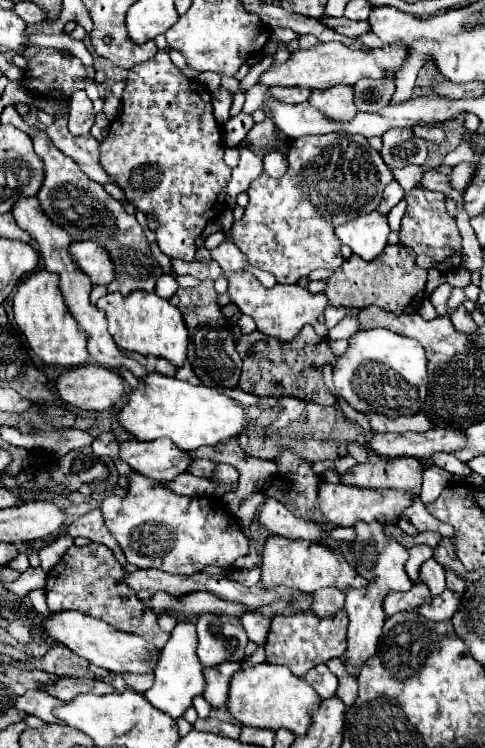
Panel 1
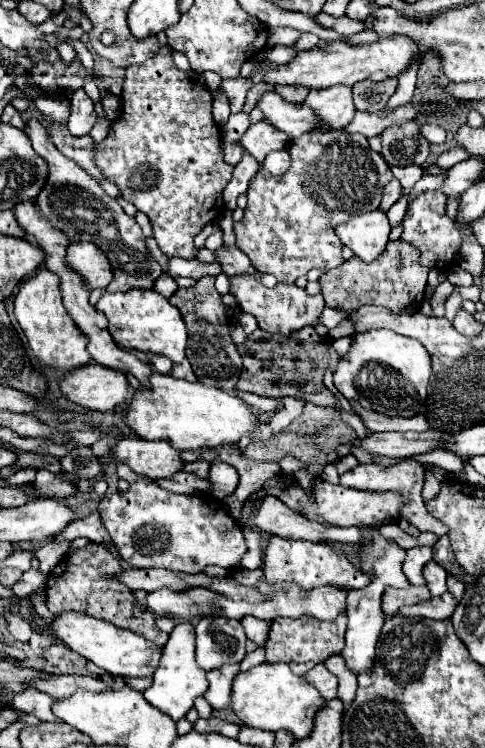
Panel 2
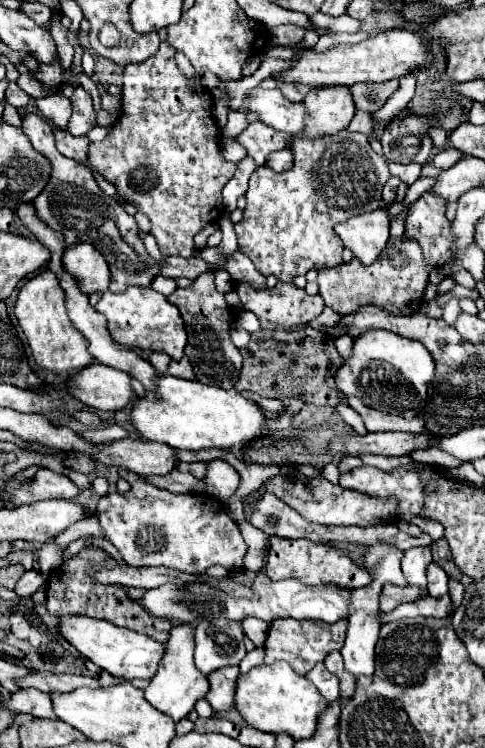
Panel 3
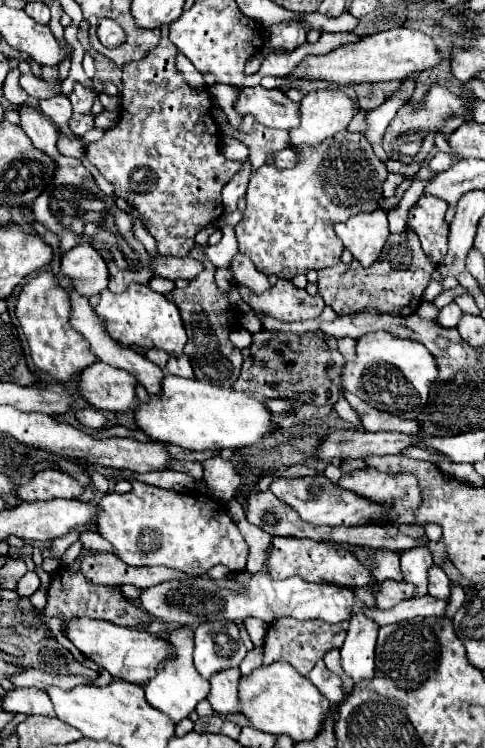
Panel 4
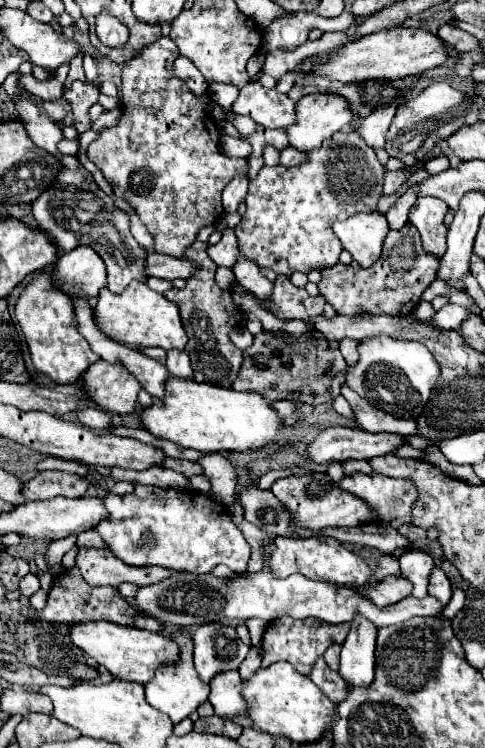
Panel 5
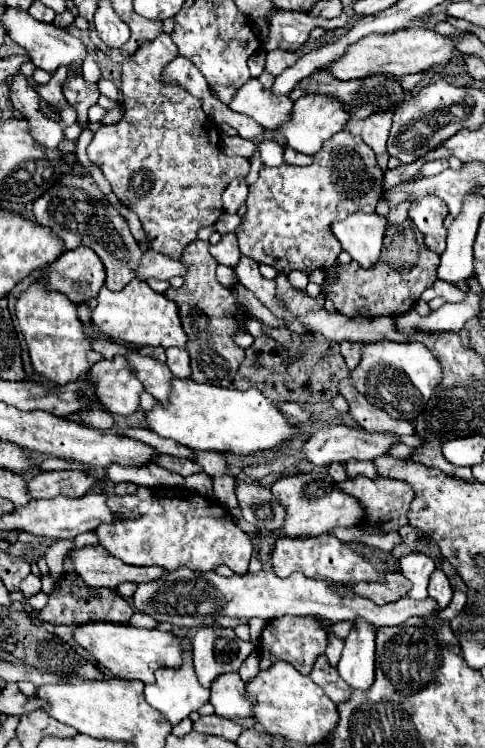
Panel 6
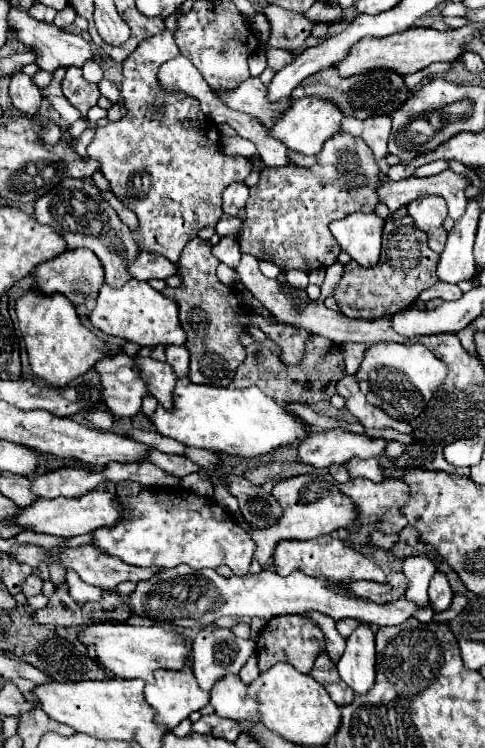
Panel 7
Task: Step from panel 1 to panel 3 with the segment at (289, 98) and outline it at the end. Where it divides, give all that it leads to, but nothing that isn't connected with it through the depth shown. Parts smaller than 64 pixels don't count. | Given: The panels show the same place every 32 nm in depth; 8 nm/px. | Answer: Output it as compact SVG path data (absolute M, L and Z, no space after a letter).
M284 82L280 84L280 92L284 92L284 96L288 96L292 102L302 102L304 96L308 94L308 90L312 90L314 86L302 84L302 82Z

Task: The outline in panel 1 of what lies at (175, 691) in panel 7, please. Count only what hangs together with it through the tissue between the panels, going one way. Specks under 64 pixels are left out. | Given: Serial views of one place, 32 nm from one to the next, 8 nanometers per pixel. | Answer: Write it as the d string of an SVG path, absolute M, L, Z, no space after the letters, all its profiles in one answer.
M178 622L176 628L170 634L170 640L162 648L156 672L154 672L154 686L144 692L146 700L178 720L190 706L194 696L200 696L204 692L204 668L200 668L200 662L196 660L196 628L192 622Z

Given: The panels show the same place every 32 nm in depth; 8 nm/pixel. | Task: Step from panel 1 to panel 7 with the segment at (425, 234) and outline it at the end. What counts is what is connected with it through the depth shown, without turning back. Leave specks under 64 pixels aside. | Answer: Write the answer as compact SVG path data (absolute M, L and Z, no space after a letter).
M438 194L422 196L408 204L408 214L414 216L418 228L424 228L424 232L428 232L428 246L440 254L444 250L448 236L446 230L442 228L442 222L448 216L446 200Z

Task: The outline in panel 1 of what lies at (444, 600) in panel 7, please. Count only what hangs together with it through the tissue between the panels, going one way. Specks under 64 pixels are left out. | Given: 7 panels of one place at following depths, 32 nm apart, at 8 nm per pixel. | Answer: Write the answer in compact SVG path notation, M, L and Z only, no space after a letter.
M434 558L428 560L428 564L424 564L424 568L420 568L420 578L430 588L432 596L438 596L446 590L446 570Z

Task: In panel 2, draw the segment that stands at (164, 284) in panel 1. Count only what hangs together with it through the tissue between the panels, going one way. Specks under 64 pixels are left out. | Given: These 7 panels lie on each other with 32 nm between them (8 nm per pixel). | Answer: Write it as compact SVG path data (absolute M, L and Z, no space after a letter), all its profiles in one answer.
M168 274L158 276L158 280L154 282L154 290L156 290L156 292L160 292L164 298L170 298L170 296L172 296L172 292L174 292L176 288L178 288L178 286L176 286L174 278L172 278L172 276L168 276Z

